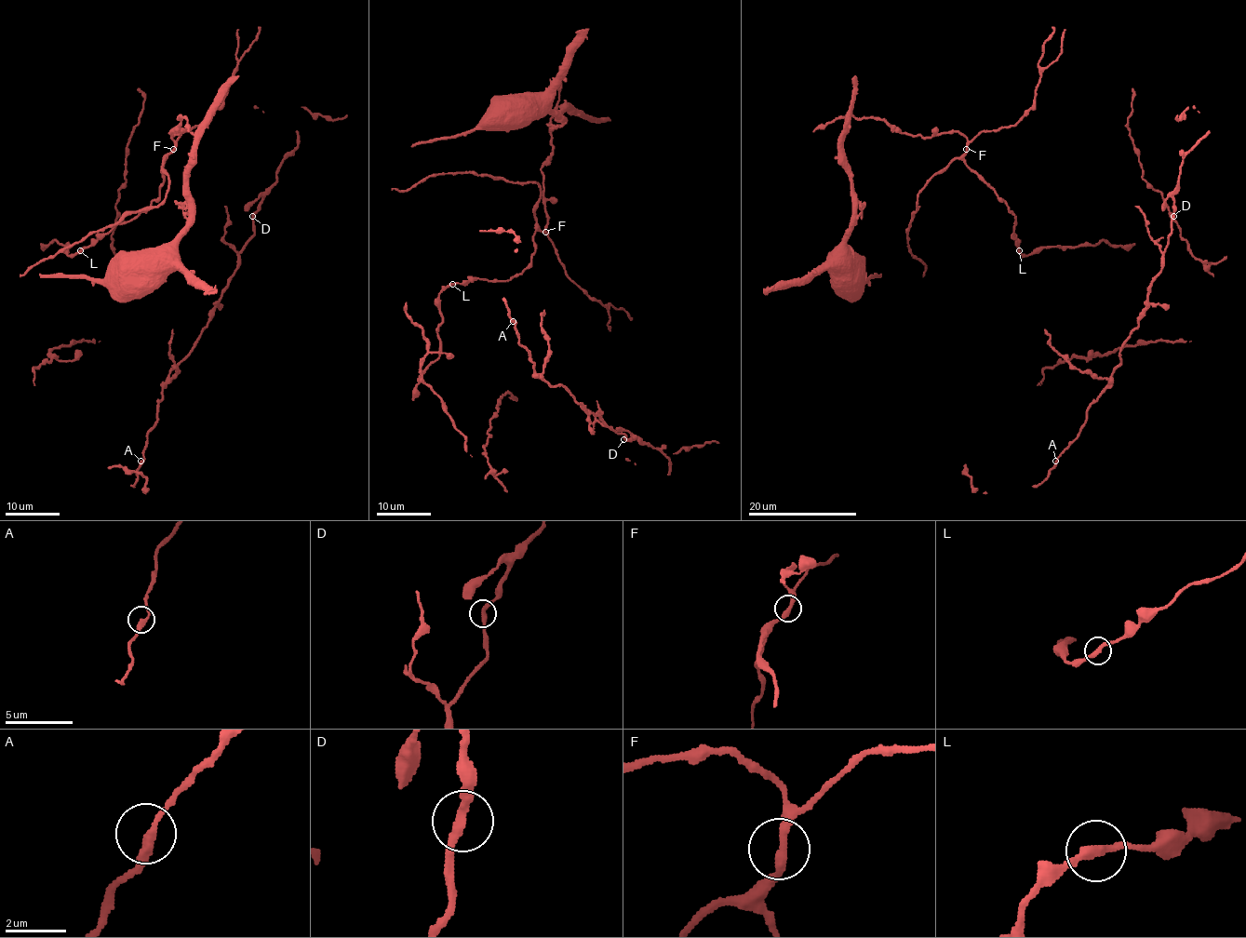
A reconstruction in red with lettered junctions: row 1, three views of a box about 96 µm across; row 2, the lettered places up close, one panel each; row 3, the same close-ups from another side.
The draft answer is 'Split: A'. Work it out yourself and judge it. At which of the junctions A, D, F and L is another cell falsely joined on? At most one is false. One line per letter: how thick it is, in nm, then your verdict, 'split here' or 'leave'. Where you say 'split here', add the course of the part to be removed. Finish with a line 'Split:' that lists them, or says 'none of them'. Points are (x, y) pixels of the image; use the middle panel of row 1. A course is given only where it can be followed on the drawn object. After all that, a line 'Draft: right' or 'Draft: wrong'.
A: 280 nm thick; leave
D: 280 nm thick; leave
F: 300 nm thick; leave
L: 300 nm thick; leave
Split: none of them
Draft: wrong

